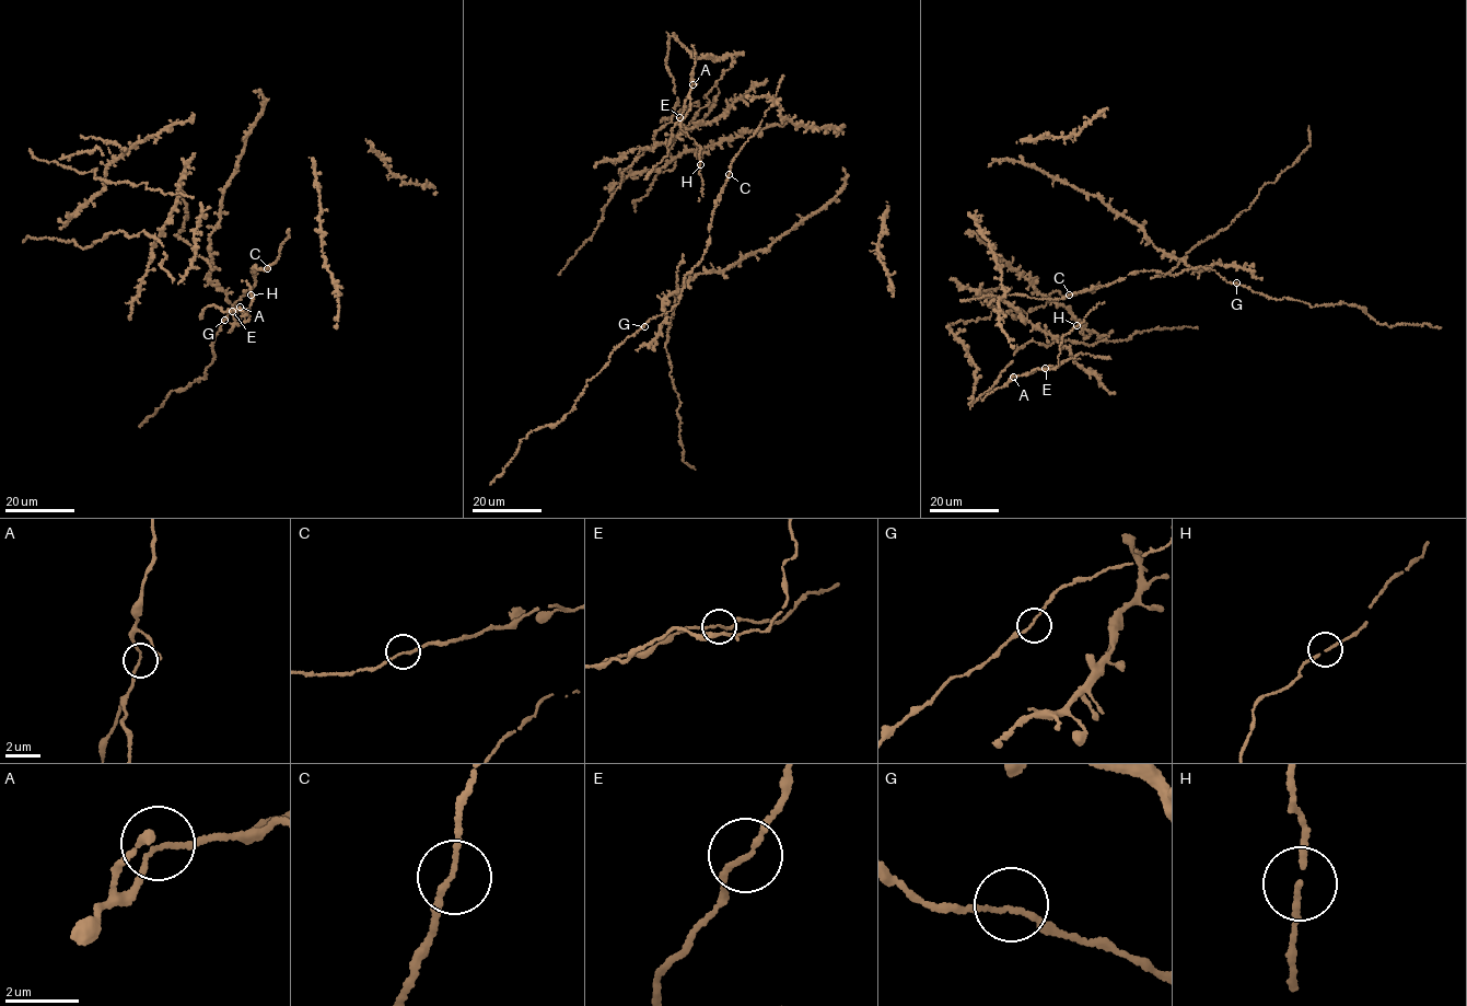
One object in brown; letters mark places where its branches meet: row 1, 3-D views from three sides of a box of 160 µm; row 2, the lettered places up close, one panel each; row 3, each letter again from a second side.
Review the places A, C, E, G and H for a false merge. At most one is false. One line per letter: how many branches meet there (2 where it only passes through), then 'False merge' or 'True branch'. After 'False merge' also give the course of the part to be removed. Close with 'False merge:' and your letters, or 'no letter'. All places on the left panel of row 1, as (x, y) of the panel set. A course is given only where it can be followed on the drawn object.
A: Branches: 2. True branch
C: Branches: 2. True branch
E: Branches: 2. True branch
G: Branches: 2. True branch
H: Branches: 2. True branch
False merge: no letter

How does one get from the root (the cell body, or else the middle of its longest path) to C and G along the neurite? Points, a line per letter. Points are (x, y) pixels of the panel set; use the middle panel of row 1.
C: (659, 315), (676, 304), (686, 274), (701, 259), (710, 238), (714, 206), (729, 173)
G: (659, 315), (649, 320), (644, 326)

